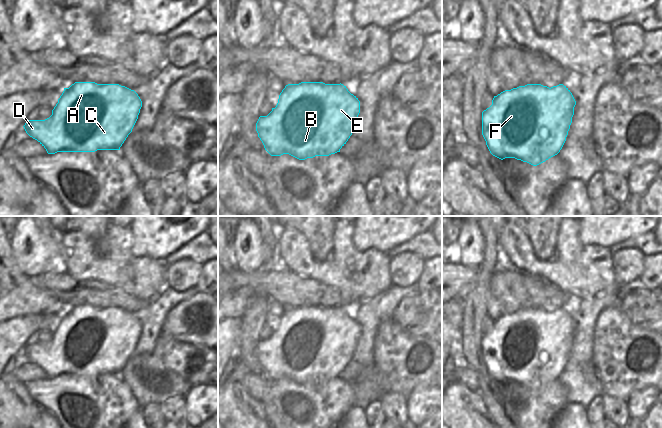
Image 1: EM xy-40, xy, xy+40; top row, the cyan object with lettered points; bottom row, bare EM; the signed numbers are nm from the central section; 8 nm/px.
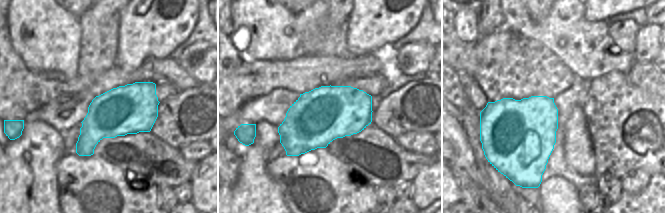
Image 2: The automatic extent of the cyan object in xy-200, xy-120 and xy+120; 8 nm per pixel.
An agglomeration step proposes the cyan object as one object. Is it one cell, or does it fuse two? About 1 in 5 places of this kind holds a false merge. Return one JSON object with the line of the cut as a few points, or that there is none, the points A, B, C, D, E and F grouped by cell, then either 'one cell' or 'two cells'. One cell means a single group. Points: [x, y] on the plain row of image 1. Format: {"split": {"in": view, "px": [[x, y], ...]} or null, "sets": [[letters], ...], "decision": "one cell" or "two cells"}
{"split": null, "sets": [["A", "B", "C", "D", "E", "F"]], "decision": "one cell"}

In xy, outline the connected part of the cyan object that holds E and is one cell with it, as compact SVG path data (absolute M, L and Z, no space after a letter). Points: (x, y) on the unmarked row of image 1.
M301 306L288 308L279 319L278 327L267 340L260 340L256 347L258 361L271 380L289 378L299 384L315 380L329 380L340 376L354 355L360 337L360 325L343 308Z

